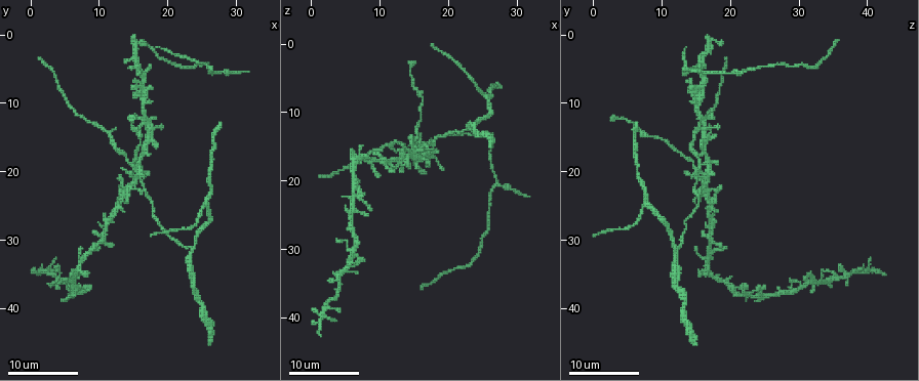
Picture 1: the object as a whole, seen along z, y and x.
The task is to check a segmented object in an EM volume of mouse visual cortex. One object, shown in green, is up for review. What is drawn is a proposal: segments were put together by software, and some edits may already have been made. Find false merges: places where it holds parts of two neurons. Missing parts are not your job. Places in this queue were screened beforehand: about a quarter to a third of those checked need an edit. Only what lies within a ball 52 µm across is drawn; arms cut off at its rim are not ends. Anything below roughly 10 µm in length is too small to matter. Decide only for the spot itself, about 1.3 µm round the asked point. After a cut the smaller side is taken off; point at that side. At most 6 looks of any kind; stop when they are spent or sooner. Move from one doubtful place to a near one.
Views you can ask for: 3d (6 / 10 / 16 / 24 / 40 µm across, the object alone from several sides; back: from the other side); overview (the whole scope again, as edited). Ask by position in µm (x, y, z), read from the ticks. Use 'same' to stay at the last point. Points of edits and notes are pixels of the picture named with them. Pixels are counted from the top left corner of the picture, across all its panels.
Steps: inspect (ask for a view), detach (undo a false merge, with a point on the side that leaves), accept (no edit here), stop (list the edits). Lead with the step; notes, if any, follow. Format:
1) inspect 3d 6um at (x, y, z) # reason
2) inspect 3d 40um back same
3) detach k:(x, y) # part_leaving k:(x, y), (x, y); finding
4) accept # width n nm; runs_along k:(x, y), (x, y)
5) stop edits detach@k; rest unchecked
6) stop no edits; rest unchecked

inspect 3d 16um at (23.5, 31.5, 12.0) # three arms meet

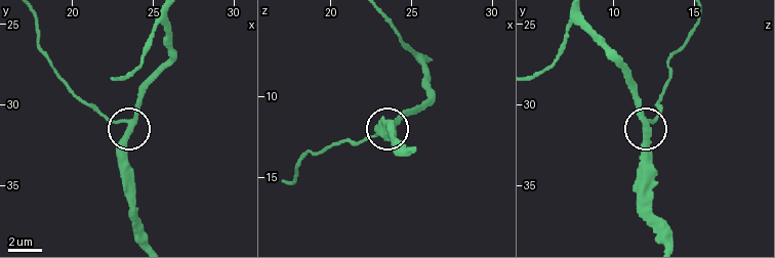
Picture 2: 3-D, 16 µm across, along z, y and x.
accept # arms 3; runs_along 2:(698, 16), (668, 62), (657, 116), (646, 128), (646, 168); all the same neuron

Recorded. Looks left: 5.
inspect 3d 10um at (14.5, 22.5, 16.0) # small branch off a trunk

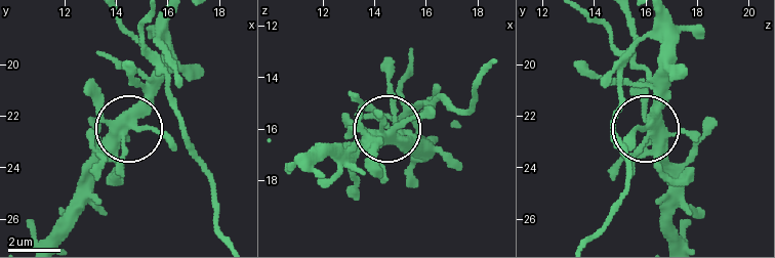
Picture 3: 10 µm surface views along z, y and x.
accept # runs_along 3:(435, 142), (410, 145), (391, 134), (433, 105), (446, 105); continuous, no second neuron

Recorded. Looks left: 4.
inspect 3d 6um at (17.5, 14.5, 16.0) # four or more arms meet

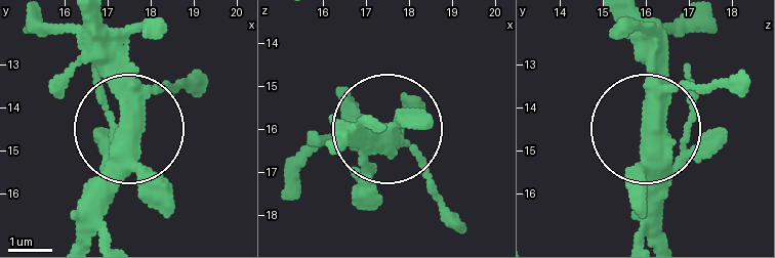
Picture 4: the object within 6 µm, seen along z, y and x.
accept # runs_along 4:(123, 132), (126, 155), (79, 217); one neuron here

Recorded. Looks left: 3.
stop no edits; rest unchecked

